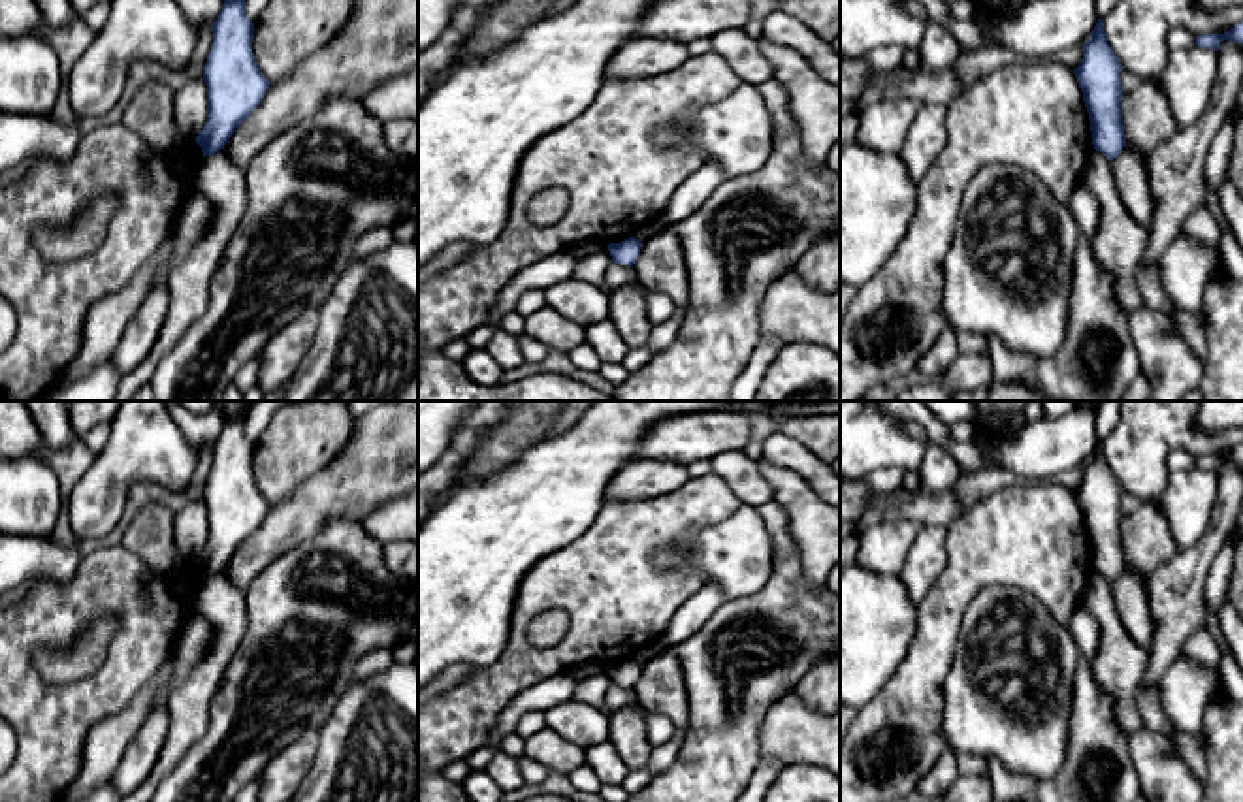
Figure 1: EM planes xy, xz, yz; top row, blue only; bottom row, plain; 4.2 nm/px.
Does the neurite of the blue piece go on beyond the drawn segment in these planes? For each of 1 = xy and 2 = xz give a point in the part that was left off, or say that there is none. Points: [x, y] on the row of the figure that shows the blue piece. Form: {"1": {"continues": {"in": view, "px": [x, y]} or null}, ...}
{"1": {"continues": null}, "2": {"continues": null}}

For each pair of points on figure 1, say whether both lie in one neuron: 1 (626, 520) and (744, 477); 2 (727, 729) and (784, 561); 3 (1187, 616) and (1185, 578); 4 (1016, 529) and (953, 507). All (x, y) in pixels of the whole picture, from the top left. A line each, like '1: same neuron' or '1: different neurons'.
1: different neurons
2: same neuron
3: same neuron
4: different neurons

